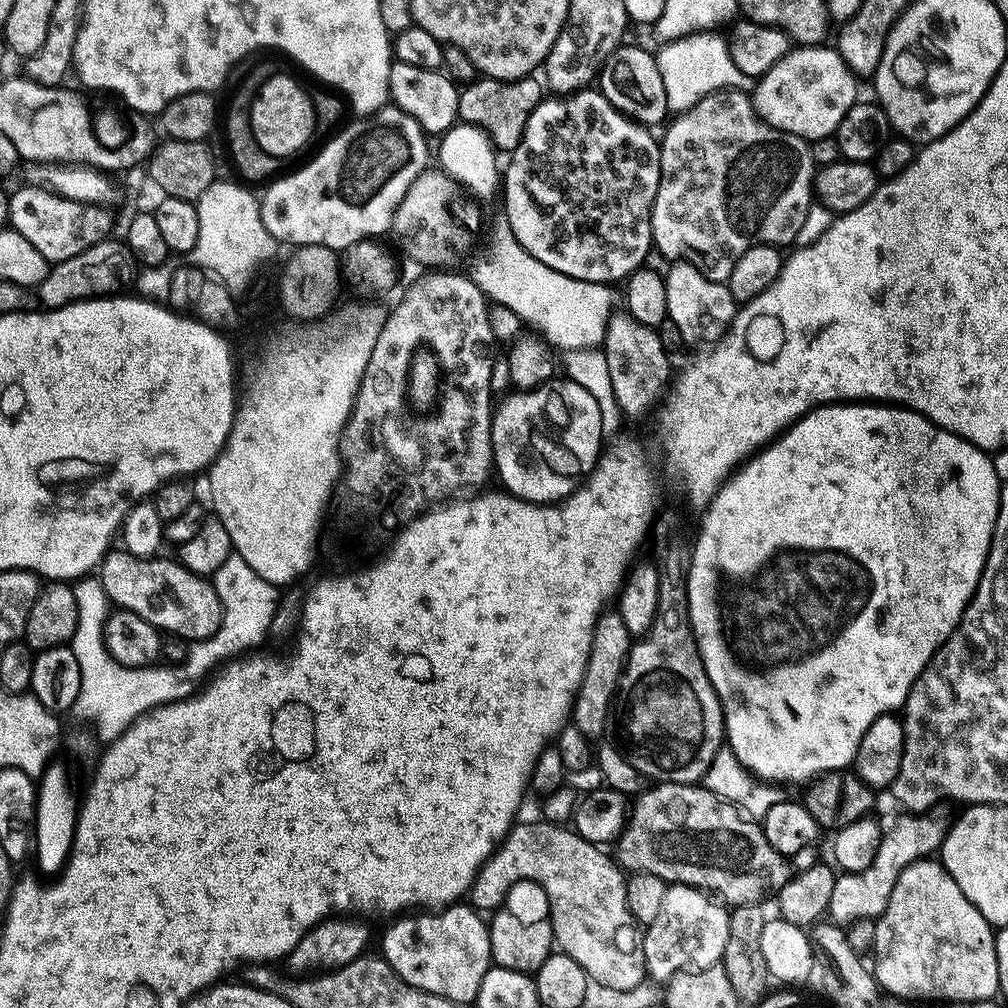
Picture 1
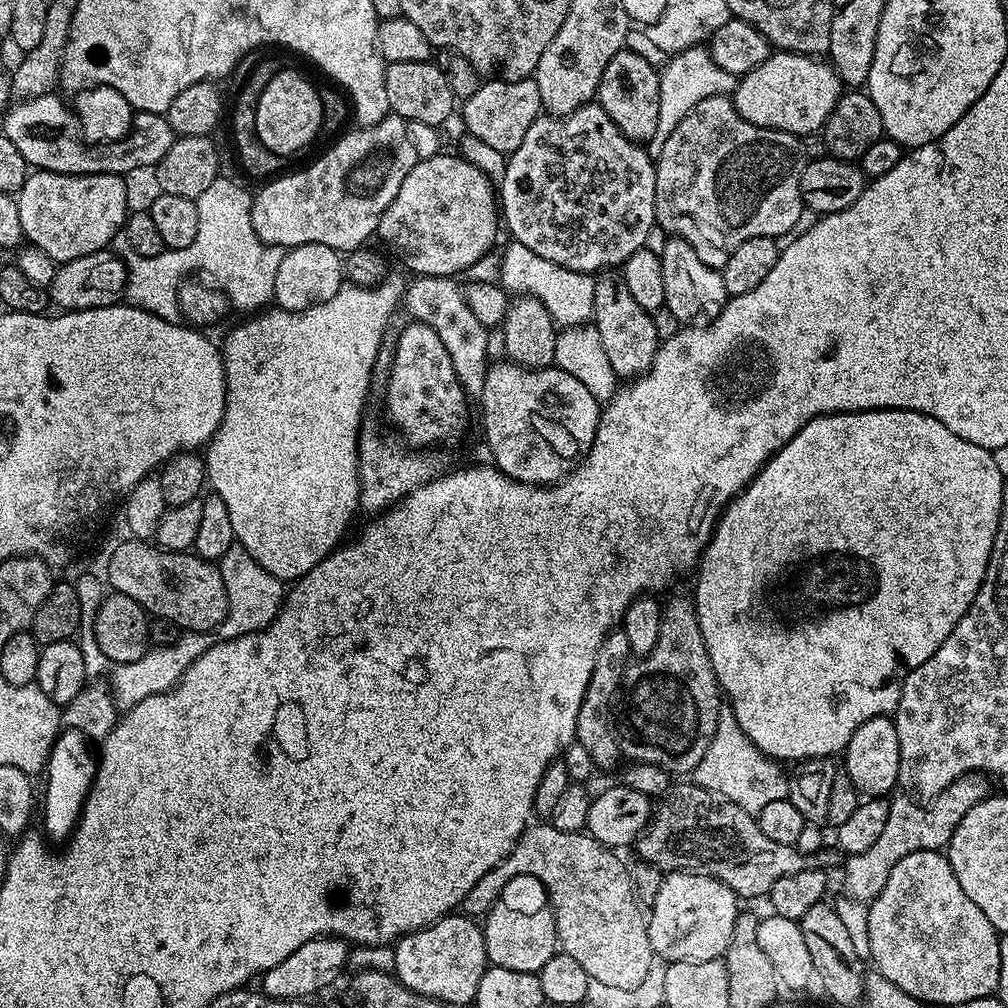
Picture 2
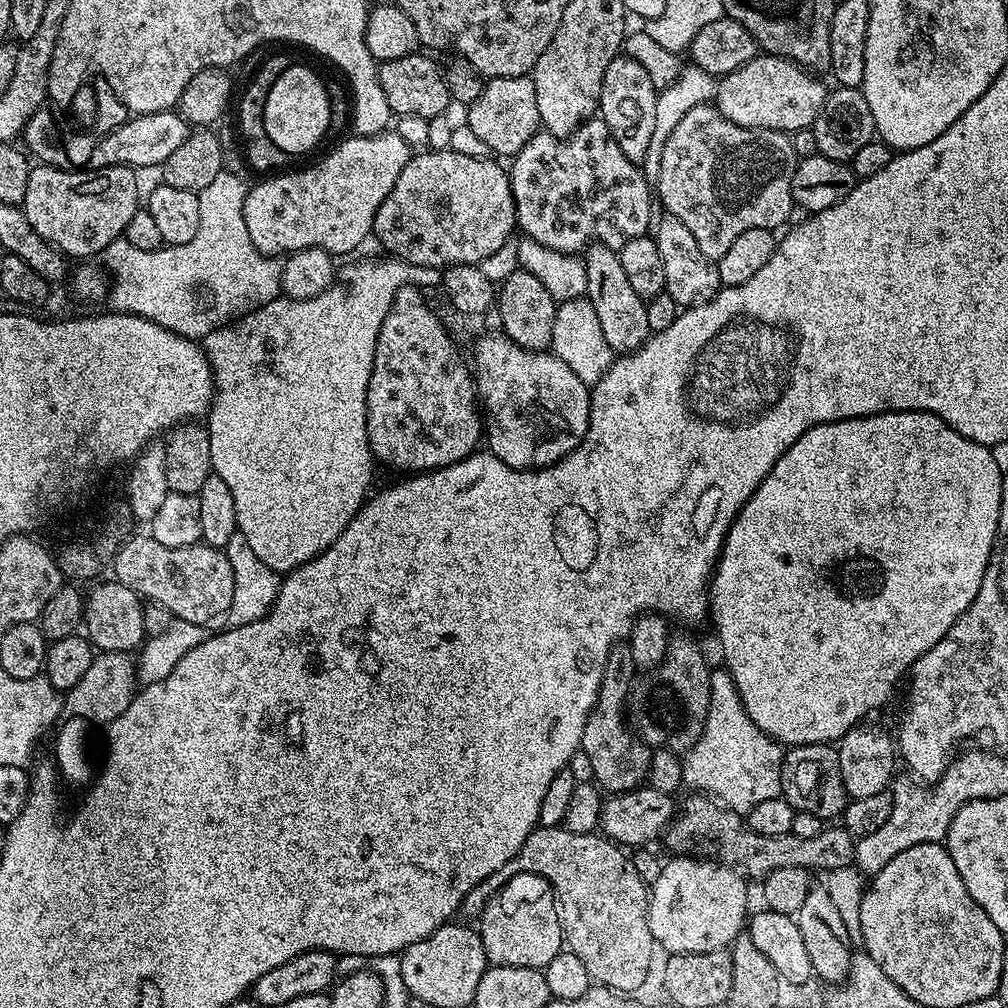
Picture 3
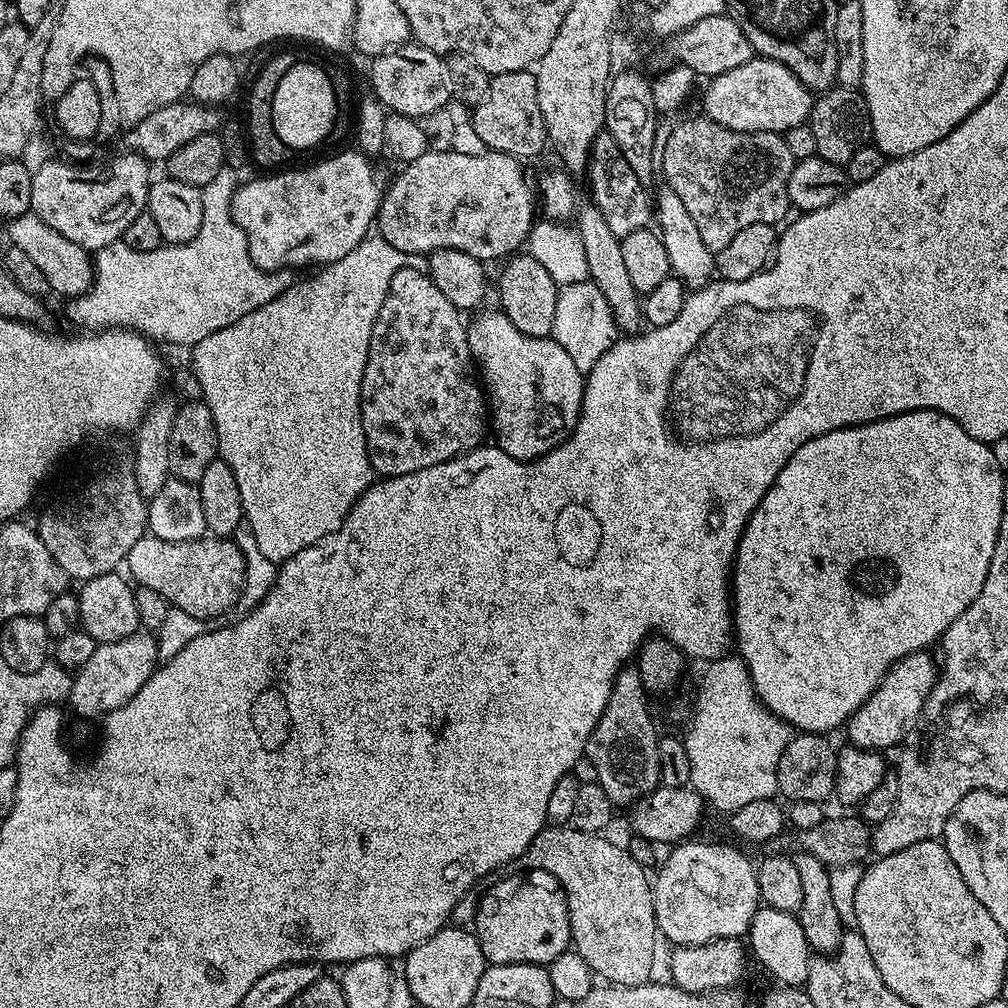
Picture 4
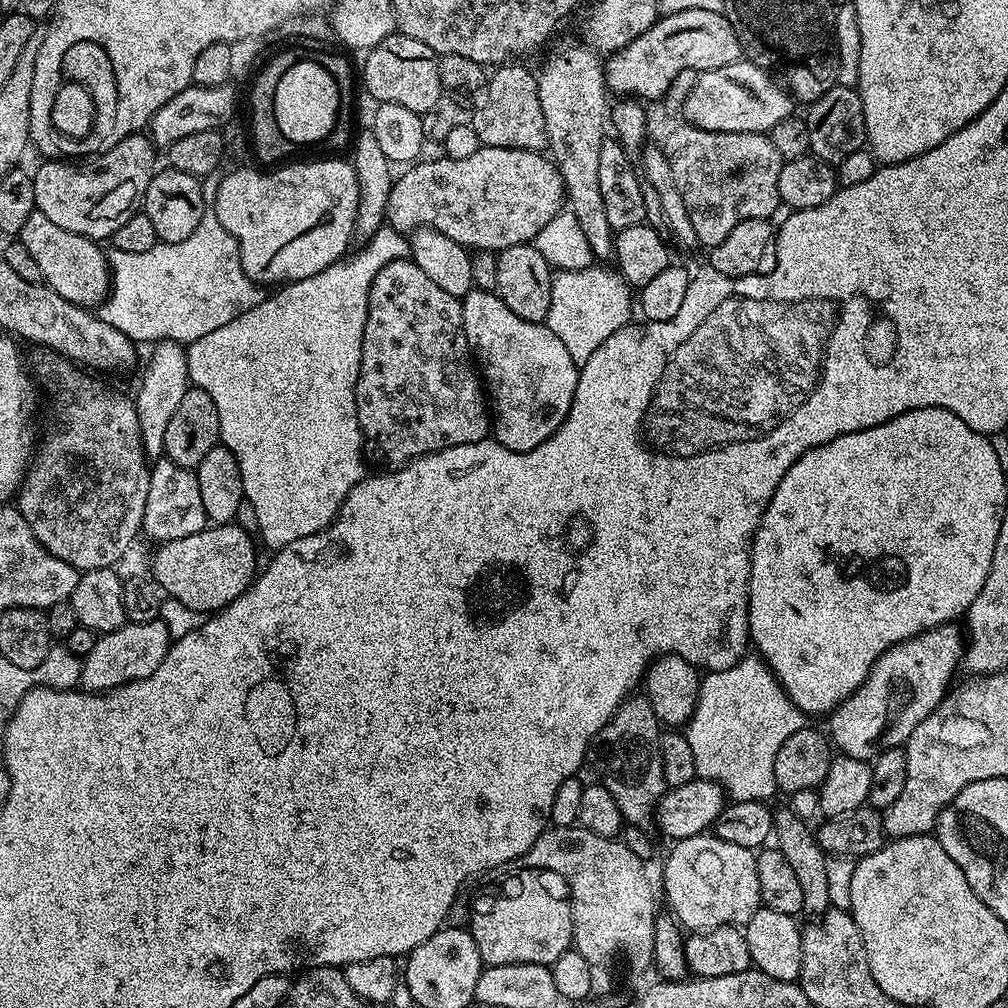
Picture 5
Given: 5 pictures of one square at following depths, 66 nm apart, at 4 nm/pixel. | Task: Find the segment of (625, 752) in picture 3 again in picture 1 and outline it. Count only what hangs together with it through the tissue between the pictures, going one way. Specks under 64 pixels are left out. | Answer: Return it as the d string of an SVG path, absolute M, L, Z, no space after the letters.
M618 614L601 615L594 626L590 658L586 662L586 674L582 678L582 686L578 686L576 701L572 703L571 723L584 737L594 738L604 732L608 724L608 707L613 707L614 697L618 692L620 675L624 672L624 663L628 661L634 638L626 630L626 622Z

